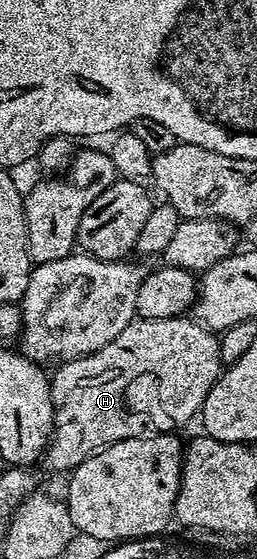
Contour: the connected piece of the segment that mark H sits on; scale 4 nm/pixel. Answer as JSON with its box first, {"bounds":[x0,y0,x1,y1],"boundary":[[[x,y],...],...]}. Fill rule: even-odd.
{"bounds":[45,315,219,471],"boundary":[[[187,315],[169,319],[136,319],[121,331],[121,335],[117,335],[117,339],[113,339],[113,343],[105,343],[101,351],[58,366],[49,377],[55,428],[51,430],[45,454],[48,467],[70,471],[86,457],[118,441],[179,431],[194,413],[196,416],[202,410],[205,395],[209,395],[219,377],[219,340],[202,321]]]}

